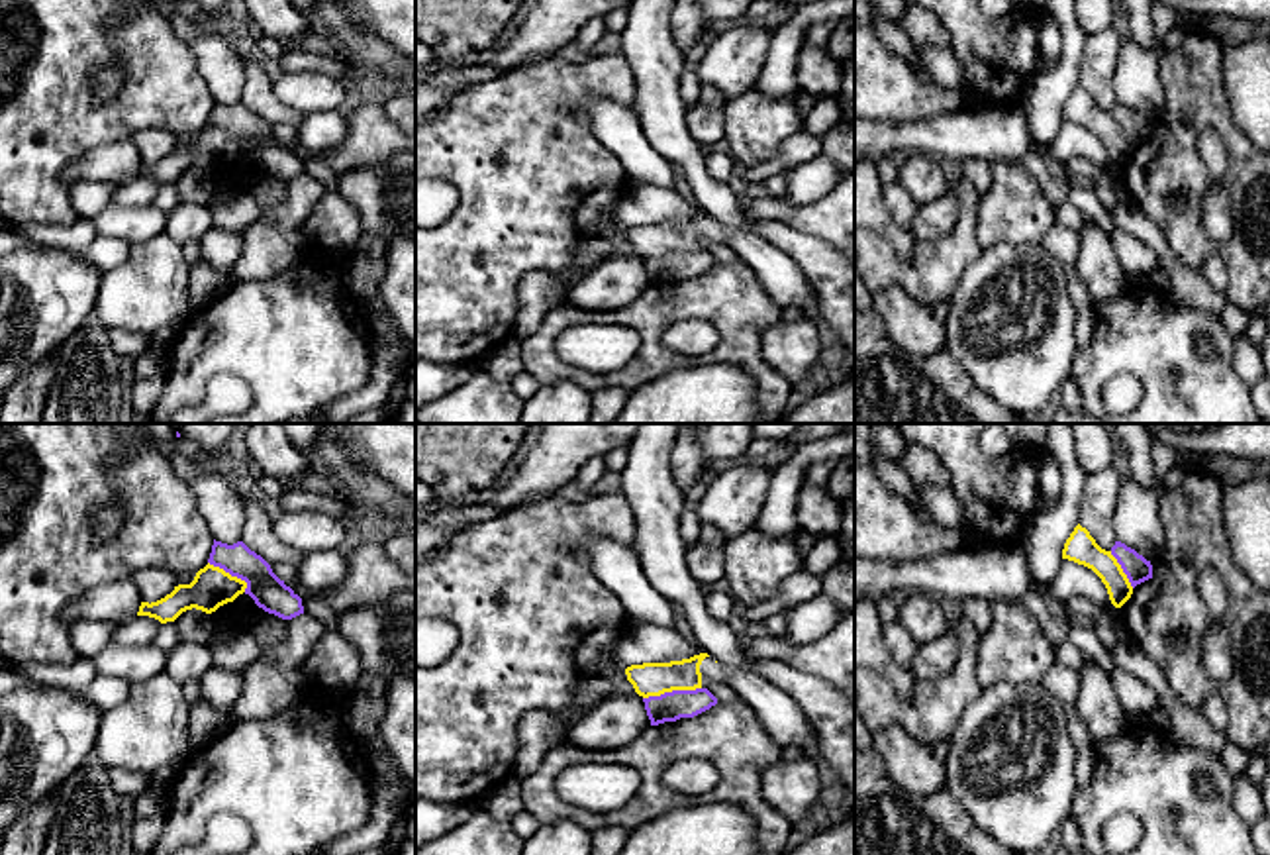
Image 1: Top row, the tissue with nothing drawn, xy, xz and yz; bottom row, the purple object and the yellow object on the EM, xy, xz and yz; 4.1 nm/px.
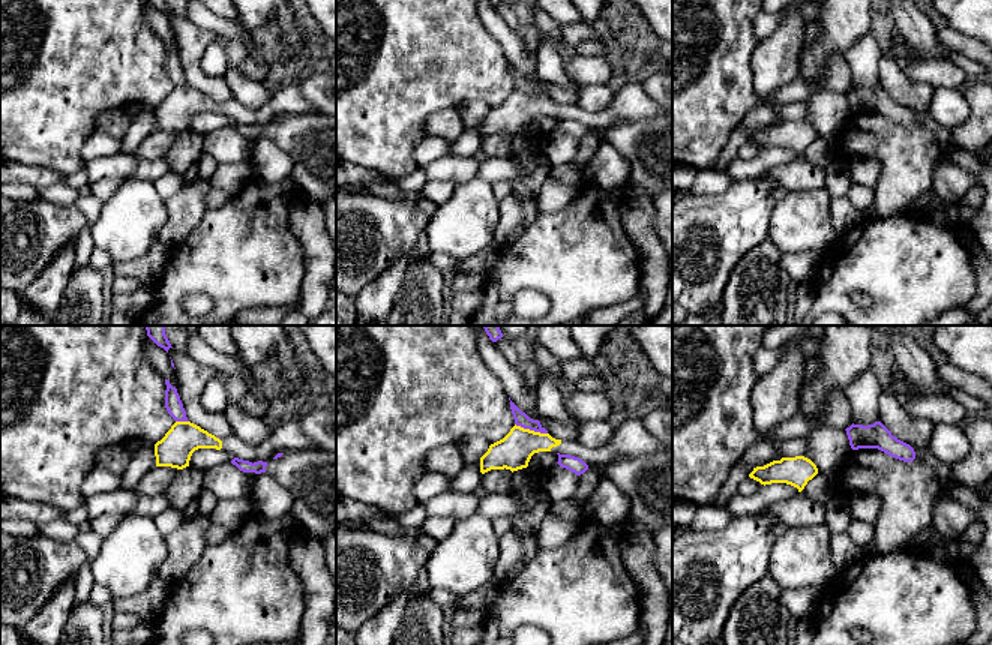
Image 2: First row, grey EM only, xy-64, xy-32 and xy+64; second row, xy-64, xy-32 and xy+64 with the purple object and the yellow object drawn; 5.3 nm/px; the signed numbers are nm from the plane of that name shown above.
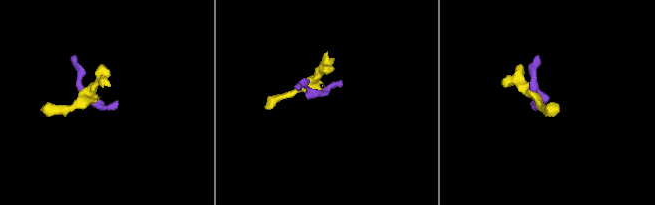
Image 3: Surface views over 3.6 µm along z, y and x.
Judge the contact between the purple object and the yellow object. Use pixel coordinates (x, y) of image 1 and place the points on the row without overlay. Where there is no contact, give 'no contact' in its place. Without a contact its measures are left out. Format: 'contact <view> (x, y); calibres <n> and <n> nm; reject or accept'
contact xz (673, 251); calibres 120 and 140 nm; accept

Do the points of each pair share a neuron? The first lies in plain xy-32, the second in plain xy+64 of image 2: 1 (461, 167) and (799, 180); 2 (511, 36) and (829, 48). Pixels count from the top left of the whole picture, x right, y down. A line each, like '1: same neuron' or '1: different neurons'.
1: same neuron
2: different neurons

